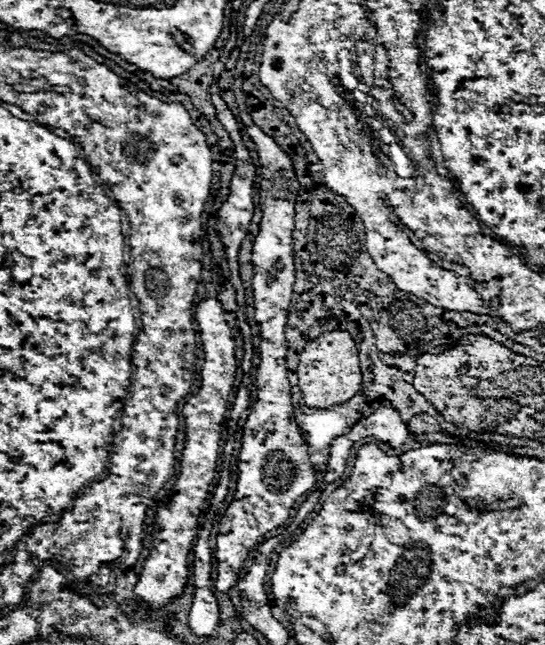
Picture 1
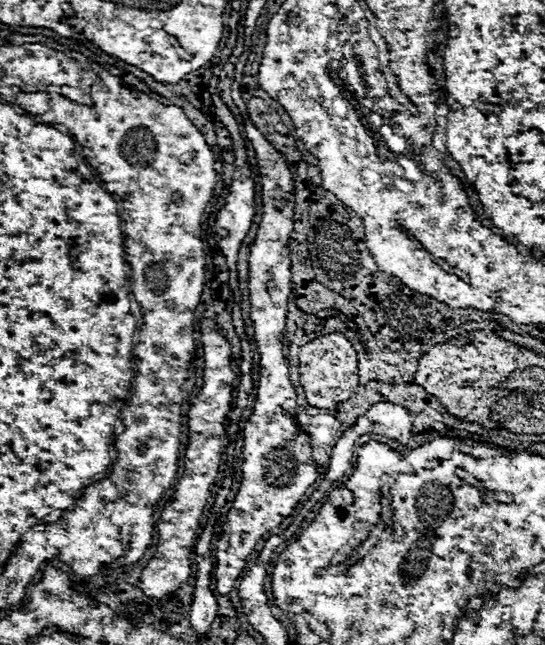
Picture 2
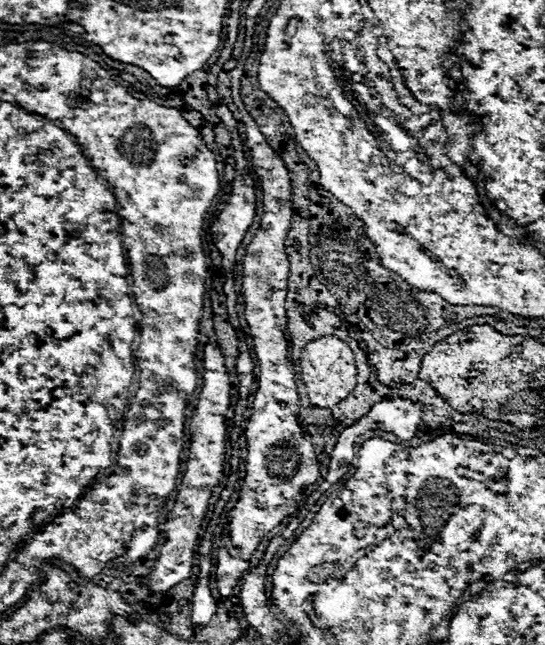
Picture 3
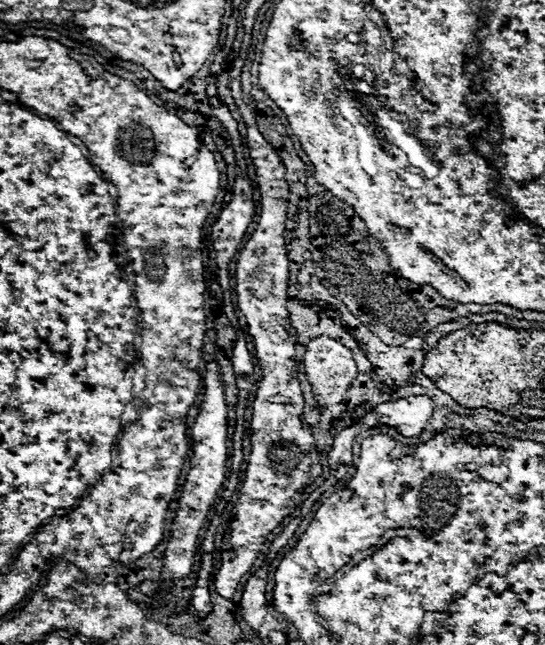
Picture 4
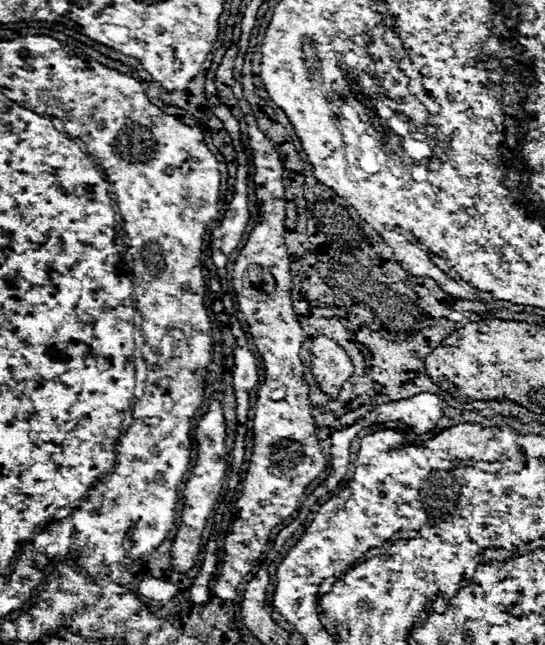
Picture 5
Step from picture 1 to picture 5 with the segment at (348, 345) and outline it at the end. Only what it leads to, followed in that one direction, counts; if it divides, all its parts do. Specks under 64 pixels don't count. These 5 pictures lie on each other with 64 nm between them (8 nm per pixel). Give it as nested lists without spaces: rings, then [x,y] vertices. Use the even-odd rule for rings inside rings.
[[[316,336],[310,348],[310,372],[324,394],[336,398],[342,384],[354,374],[348,352],[328,336]]]

